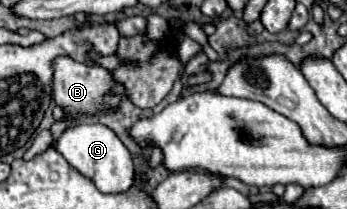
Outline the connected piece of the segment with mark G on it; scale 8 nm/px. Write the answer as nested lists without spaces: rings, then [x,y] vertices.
[[[84,123],[66,129],[62,137],[56,141],[56,149],[74,169],[78,169],[82,175],[88,175],[102,193],[122,193],[134,181],[134,161],[130,151],[116,137],[116,133],[102,123],[94,123],[94,125]]]

